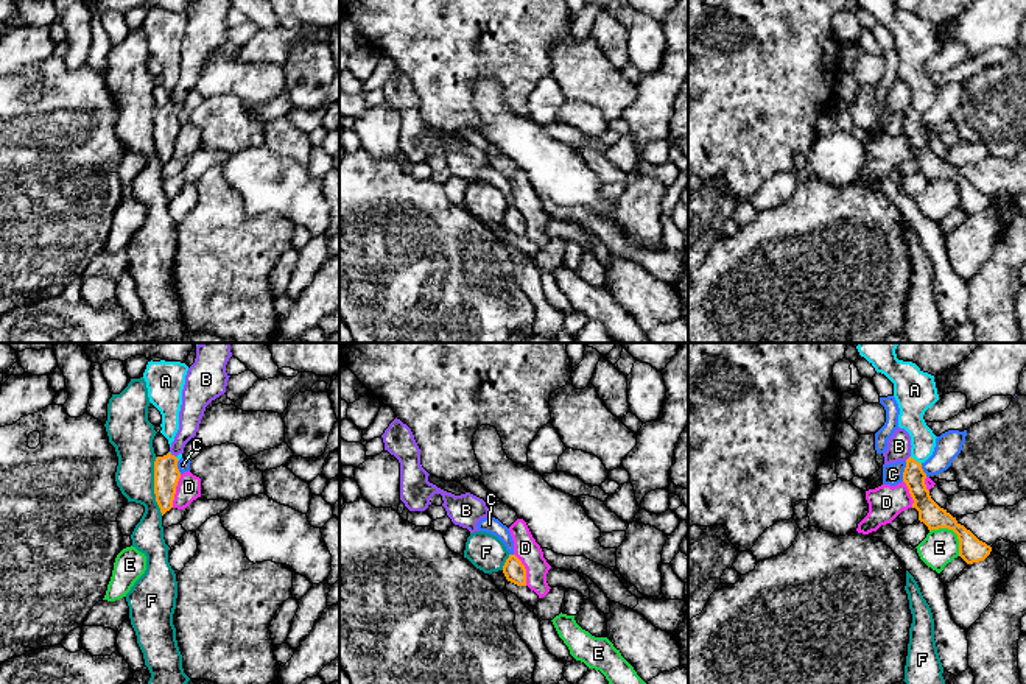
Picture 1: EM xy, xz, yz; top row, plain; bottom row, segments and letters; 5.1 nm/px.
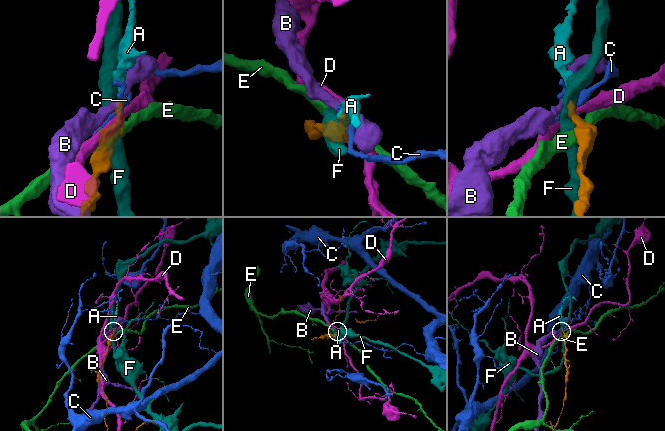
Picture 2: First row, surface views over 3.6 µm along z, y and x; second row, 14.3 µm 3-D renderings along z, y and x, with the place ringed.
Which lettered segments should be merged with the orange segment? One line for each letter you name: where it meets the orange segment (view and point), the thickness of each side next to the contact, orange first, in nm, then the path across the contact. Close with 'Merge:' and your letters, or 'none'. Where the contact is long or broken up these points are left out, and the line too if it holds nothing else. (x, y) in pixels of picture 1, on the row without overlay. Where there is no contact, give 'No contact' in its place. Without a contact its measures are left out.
A: Touches orange at yz (914, 111). Thickness 110 nm (orange) against 130 nm. Path across: yz (914, 128), (914, 111), (917, 78), (911, 63)
Merge: A

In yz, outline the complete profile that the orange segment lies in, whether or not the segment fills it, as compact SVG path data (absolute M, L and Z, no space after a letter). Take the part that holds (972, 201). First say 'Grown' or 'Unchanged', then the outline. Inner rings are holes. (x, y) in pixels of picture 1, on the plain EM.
Grown. M858 0L877 23L884 25L894 34L894 48L898 55L898 78L911 87L911 108L906 111L903 132L919 162L919 171L928 181L948 179L957 185L959 207L967 213L984 212L992 198L979 192L970 181L961 176L947 160L940 159L929 146L922 115L933 106L936 86L926 76L923 65L939 51L934 26L923 23L915 14L897 9L895 0Z

